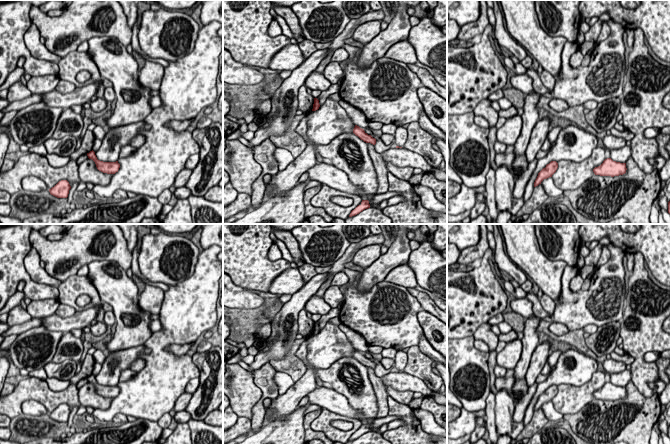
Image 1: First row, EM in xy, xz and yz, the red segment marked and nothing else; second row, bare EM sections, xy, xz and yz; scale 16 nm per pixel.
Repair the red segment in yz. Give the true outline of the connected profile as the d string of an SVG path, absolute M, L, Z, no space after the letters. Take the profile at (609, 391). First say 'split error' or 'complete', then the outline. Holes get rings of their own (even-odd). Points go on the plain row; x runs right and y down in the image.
complete | M607 382L600 390L595 391L593 396L595 399L614 401L625 398L626 394L626 387L616 386L611 382Z

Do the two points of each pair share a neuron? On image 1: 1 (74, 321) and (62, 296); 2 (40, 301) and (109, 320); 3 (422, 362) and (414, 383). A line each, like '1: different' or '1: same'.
1: different
2: different
3: different

